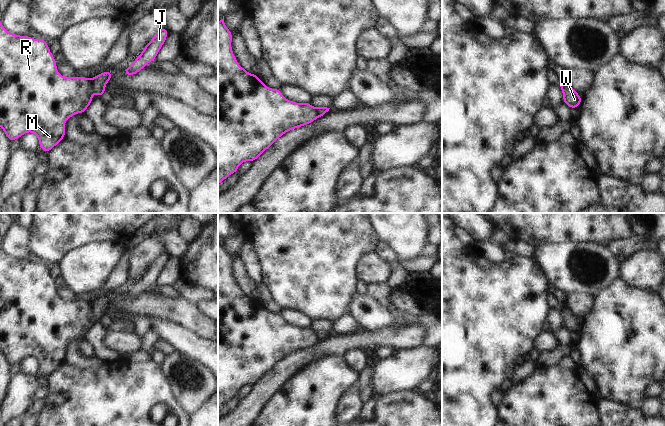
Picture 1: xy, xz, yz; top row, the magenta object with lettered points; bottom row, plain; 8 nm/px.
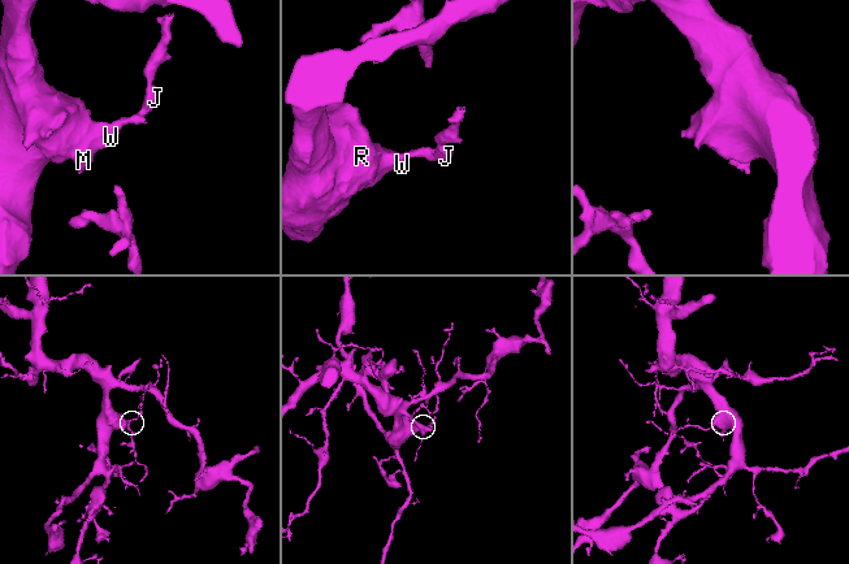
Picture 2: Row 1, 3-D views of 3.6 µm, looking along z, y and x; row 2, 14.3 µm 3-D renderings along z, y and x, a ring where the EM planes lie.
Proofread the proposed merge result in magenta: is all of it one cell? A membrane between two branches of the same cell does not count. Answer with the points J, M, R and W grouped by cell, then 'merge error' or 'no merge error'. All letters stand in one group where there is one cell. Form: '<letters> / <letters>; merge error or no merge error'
J / M R W; merge error

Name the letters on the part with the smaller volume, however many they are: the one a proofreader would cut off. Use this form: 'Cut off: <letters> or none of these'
Cut off: J

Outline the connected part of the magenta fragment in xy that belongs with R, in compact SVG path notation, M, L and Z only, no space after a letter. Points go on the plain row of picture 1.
M0 245L0 351L9 365L33 356L39 363L44 377L50 375L65 362L65 345L77 337L84 337L93 325L91 303L64 301L57 295L55 281L44 263L34 263L8 256Z

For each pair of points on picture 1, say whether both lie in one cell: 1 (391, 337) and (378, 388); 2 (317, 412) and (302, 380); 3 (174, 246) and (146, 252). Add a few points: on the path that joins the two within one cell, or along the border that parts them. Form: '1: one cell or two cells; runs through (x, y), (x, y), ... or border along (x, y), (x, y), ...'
1: two cells; border along (418, 346), (395, 351)
2: one cell; runs through (317, 402), (318, 386), (312, 382)
3: two cells; border along (151, 234), (155, 234), (159, 238), (165, 250)

